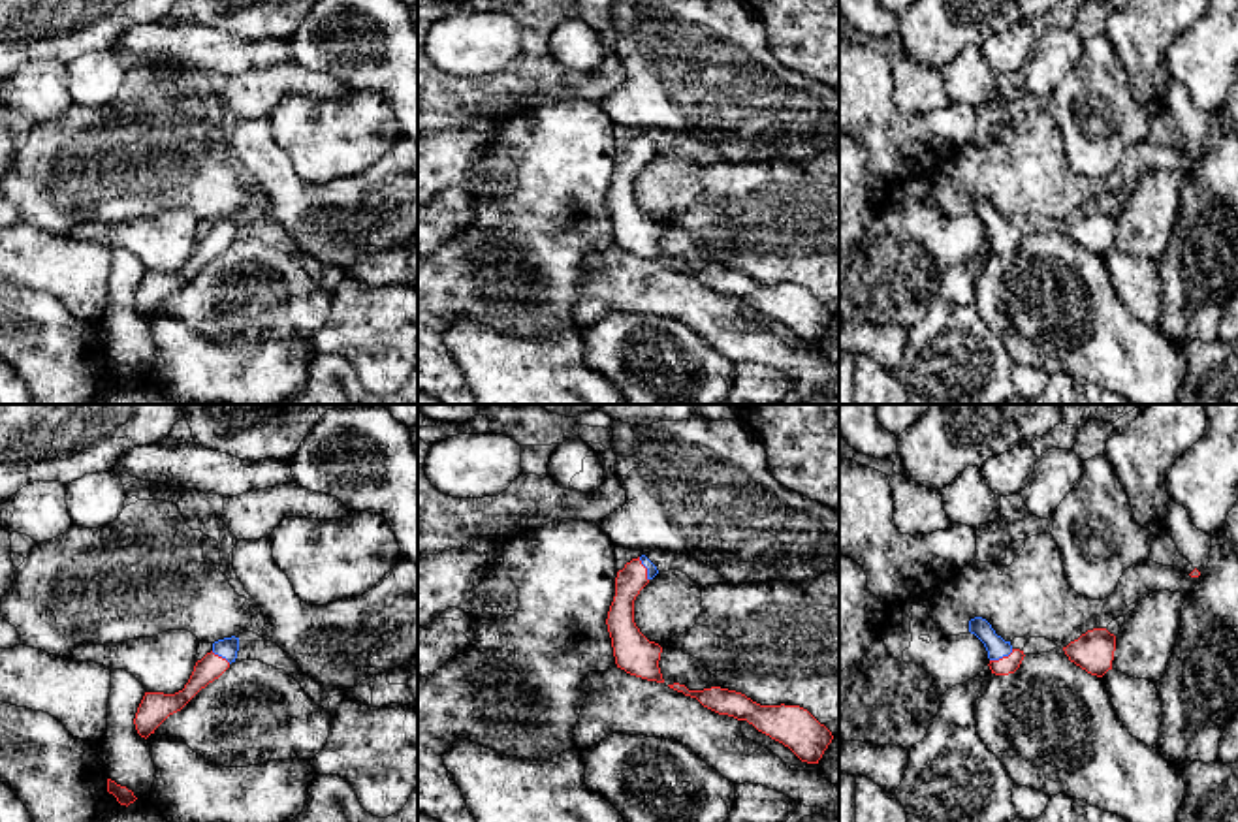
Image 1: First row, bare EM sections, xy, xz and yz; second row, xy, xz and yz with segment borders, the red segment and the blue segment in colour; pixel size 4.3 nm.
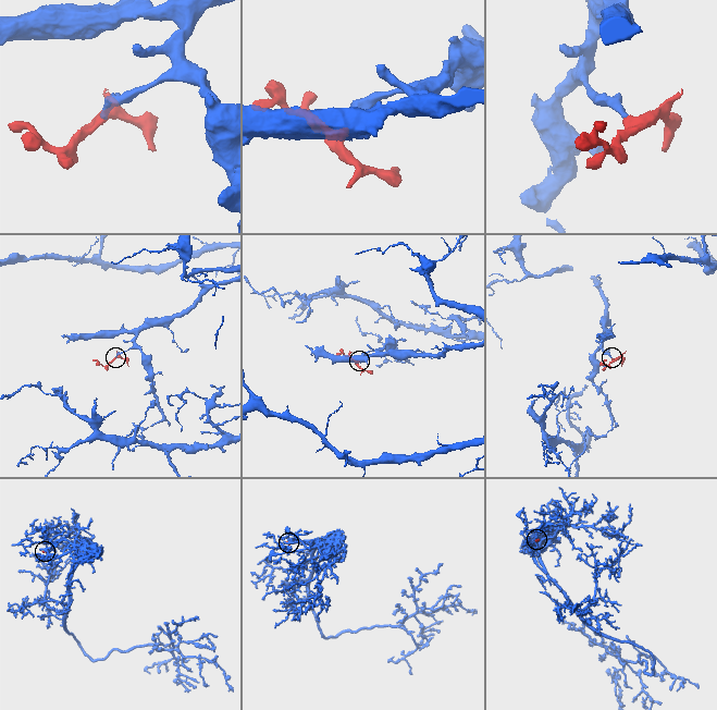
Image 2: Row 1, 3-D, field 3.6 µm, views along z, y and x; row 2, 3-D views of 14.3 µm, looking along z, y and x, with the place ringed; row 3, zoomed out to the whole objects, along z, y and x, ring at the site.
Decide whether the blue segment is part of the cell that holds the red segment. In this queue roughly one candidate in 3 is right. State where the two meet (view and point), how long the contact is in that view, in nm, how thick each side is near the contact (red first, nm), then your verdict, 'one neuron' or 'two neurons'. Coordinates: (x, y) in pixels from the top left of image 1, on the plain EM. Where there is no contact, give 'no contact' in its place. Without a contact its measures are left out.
contact yz (1003, 236); length 120 nm; calibres 80 and 90 nm; one neuron

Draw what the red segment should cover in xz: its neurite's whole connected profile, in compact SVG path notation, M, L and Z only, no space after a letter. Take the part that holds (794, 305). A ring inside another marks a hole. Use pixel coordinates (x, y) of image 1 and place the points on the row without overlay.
M679 261L668 265L685 275L696 277L704 286L719 293L747 299L758 310L788 325L807 342L818 342L833 318L832 310L800 284L760 284L741 271L721 265L704 269L689 269Z

